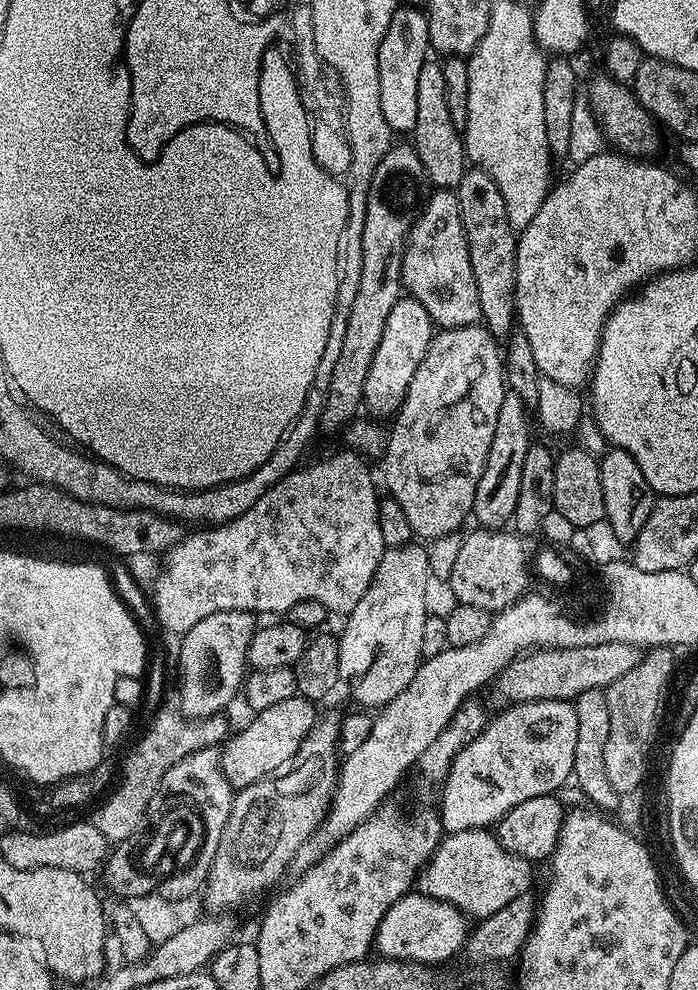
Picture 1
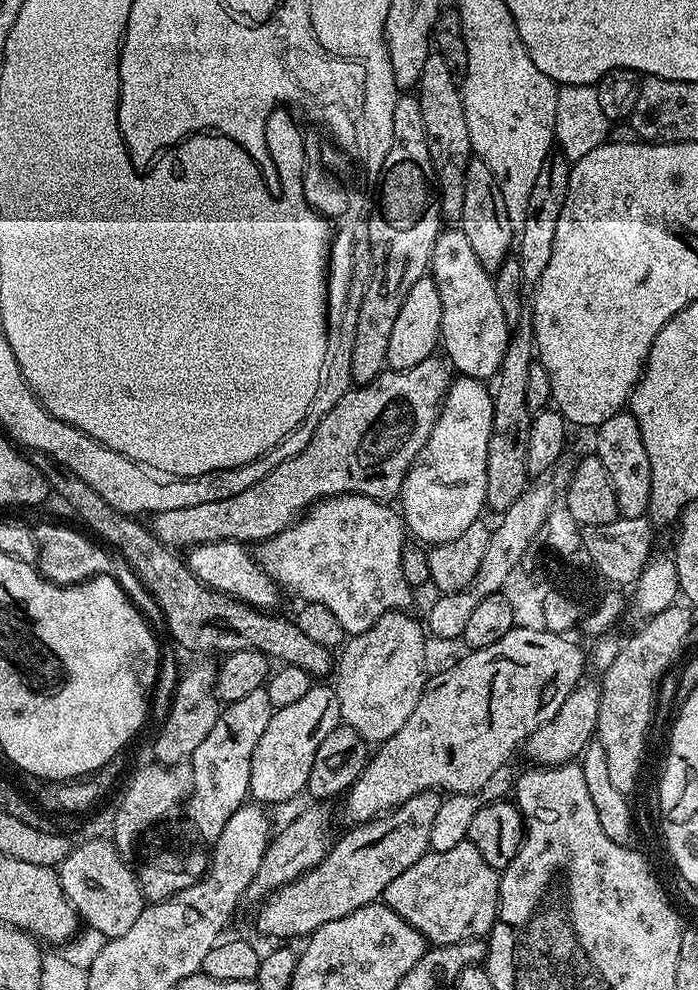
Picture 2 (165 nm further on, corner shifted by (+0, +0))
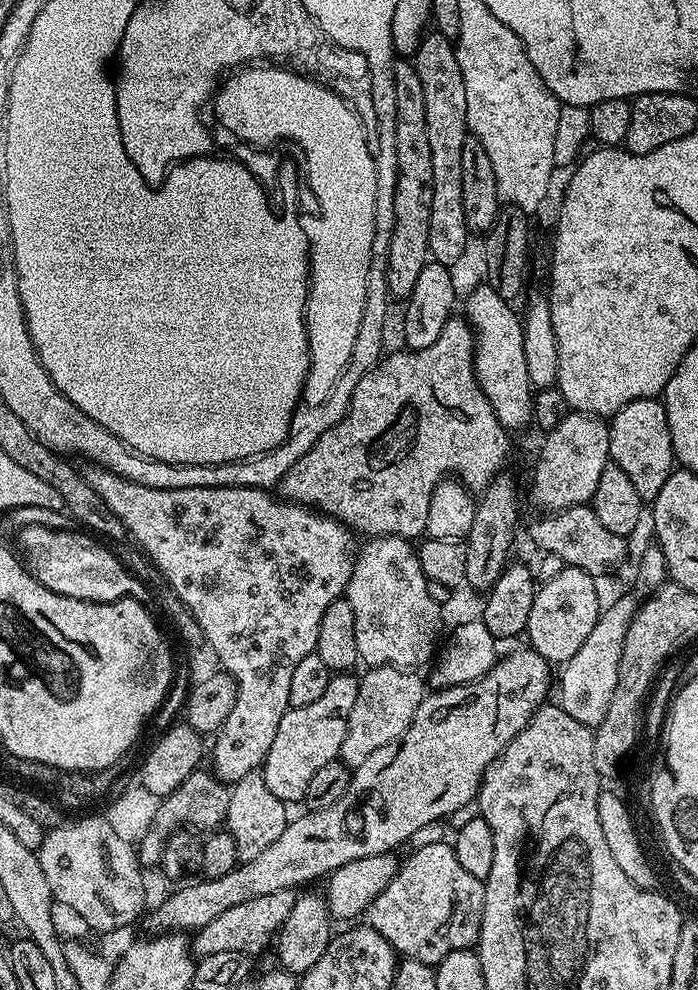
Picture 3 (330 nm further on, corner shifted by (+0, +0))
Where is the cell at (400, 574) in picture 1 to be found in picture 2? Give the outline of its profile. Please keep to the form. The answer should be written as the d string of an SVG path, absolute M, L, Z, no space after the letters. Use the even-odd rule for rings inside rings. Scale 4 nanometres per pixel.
M407 611L387 612L370 630L351 637L339 649L334 664L334 687L340 719L362 737L364 741L383 742L390 739L402 722L410 718L420 695L424 693L426 671L424 663L428 652L424 649L426 628Z

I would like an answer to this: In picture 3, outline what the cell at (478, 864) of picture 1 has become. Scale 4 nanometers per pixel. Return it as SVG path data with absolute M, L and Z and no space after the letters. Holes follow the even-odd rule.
M451 843L412 848L409 853L403 857L398 874L390 878L390 886L368 907L366 924L378 930L401 957L435 966L446 954L472 948L479 941L484 881L459 864Z

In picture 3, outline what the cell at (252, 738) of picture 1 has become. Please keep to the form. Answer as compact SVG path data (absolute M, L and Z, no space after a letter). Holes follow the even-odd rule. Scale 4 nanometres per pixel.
M336 674L326 686L326 691L315 702L310 702L310 706L289 708L286 714L282 714L282 722L278 722L274 742L262 765L264 781L266 786L270 786L270 794L274 794L274 798L285 802L303 801L314 774L339 757L350 710L354 710L354 698L358 698L359 689L360 681L355 675Z

